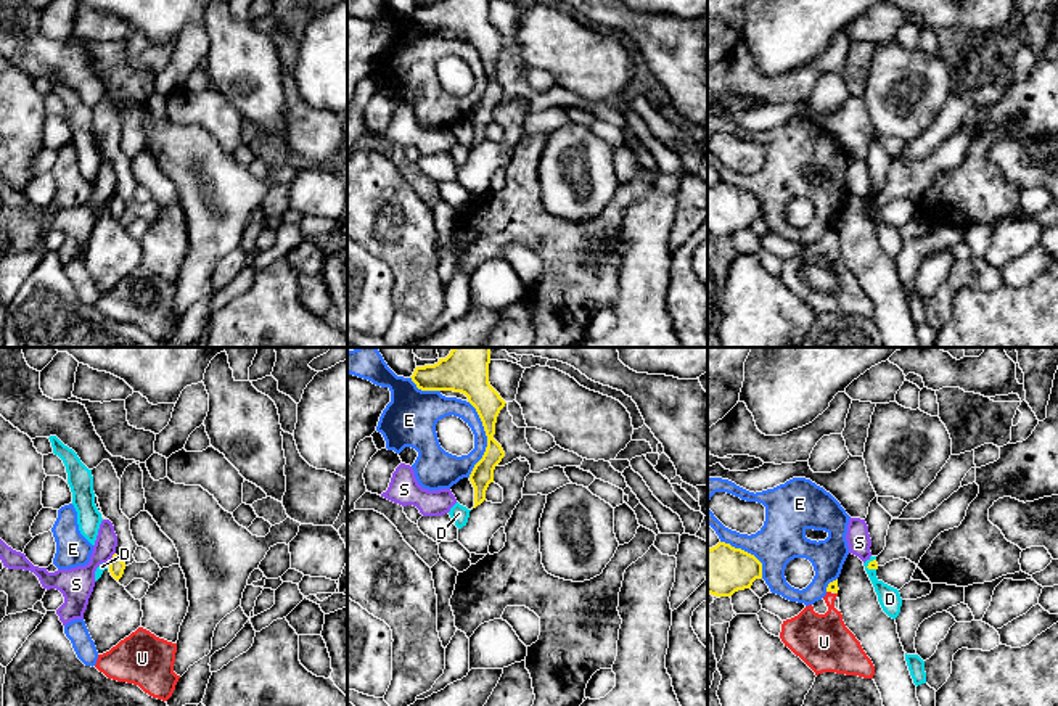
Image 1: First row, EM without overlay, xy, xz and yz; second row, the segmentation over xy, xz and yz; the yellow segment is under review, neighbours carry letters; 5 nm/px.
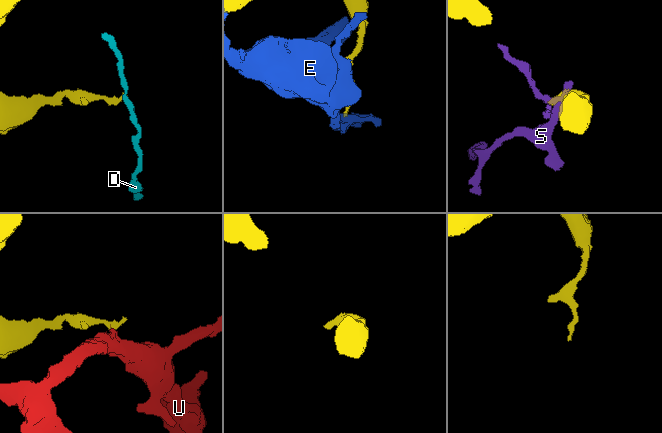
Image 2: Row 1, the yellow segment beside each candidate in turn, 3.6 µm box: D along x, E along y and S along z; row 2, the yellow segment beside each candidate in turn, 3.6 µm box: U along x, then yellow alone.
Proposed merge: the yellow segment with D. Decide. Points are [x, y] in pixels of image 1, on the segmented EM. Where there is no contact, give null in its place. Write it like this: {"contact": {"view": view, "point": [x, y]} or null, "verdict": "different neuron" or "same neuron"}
{"contact": {"view": "yz", "point": [869, 563]}, "verdict": "different neuron"}

